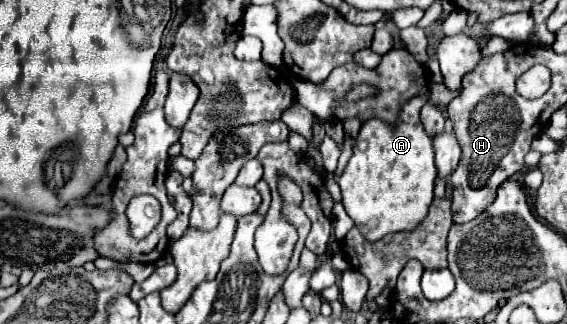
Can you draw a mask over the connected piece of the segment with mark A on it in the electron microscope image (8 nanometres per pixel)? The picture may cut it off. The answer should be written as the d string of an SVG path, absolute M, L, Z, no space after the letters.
M427 94L409 100L397 124L383 124L379 118L363 122L355 139L353 155L339 178L339 186L347 214L367 240L379 240L391 232L413 230L423 222L423 216L427 216L437 168L433 162L431 138L419 120L419 110L425 102Z

